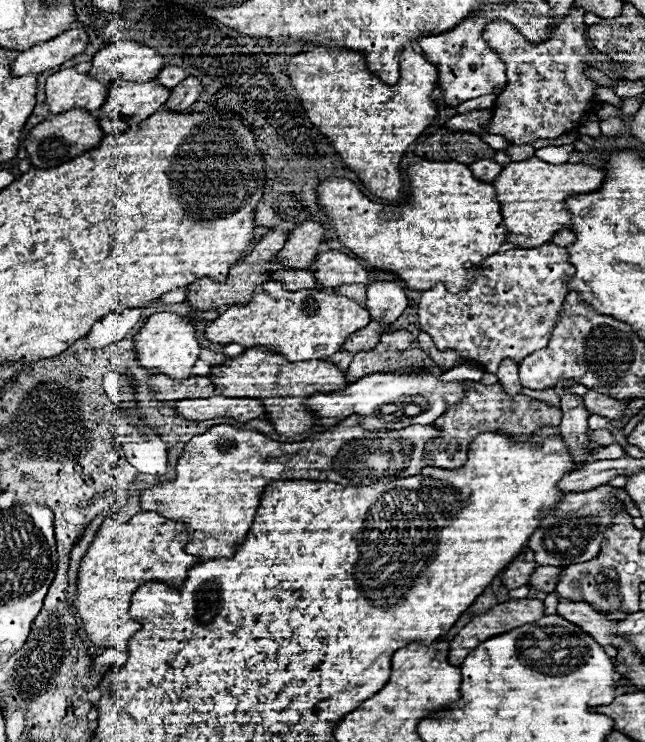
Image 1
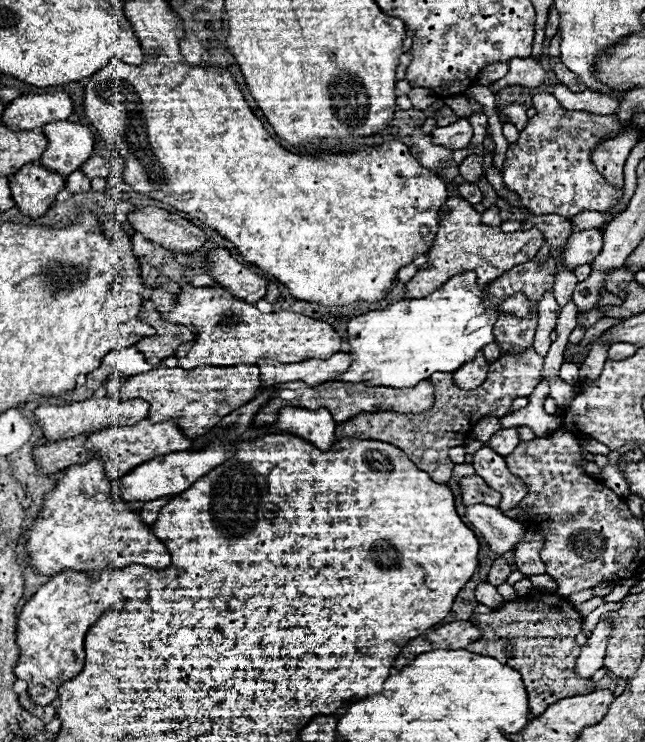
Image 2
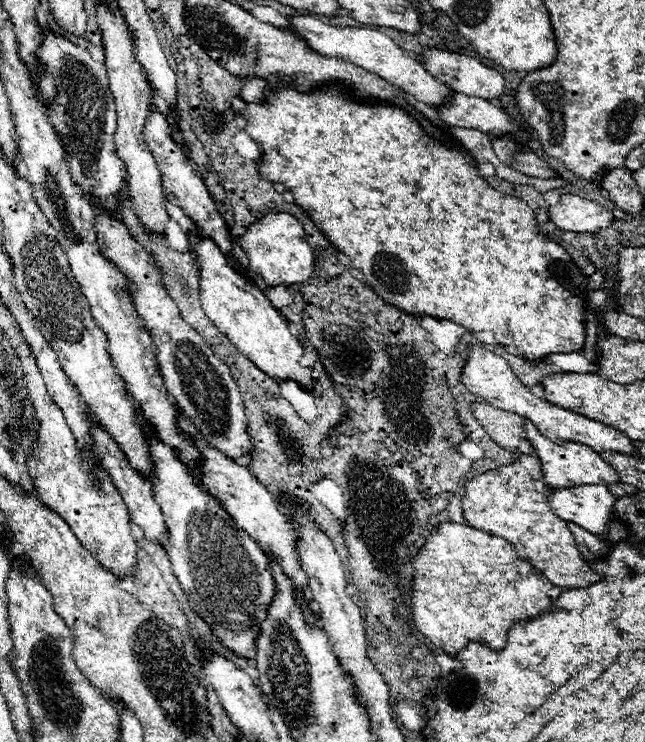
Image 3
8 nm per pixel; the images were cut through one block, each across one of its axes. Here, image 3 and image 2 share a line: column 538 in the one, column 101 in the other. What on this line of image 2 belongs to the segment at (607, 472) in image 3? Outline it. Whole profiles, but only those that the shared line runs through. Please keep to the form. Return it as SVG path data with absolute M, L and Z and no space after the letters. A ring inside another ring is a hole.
M140 420L134 426L116 426L116 428L108 428L104 432L96 432L90 438L86 438L84 446L94 452L94 458L102 458L104 460L104 472L110 480L122 478L124 474L128 474L132 468L144 464L146 460L170 454L170 452L184 452L190 450L192 440L186 438L182 434L182 430L178 428L176 422L150 422Z

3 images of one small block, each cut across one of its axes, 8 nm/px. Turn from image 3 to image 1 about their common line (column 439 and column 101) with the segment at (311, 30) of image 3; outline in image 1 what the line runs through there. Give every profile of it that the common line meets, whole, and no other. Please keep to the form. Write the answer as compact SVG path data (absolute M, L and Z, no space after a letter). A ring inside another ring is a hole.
M62 68L46 80L46 104L52 114L62 114L70 108L96 112L104 104L108 86L74 68Z

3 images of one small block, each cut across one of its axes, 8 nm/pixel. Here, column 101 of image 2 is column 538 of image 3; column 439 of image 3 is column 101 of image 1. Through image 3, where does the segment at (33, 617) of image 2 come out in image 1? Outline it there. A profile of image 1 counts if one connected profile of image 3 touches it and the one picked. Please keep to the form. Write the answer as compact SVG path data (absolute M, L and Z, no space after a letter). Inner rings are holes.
M140 512L126 524L114 524L112 520L106 520L100 526L96 540L82 560L76 598L76 608L84 622L88 638L96 646L120 650L120 640L129 642L132 634L142 630L142 624L128 616L130 600L138 586L152 580L164 582L170 588L182 586L188 570L196 566L196 562L200 562L200 558L184 552L188 542L190 530L186 530L186 524L168 520L156 512Z

